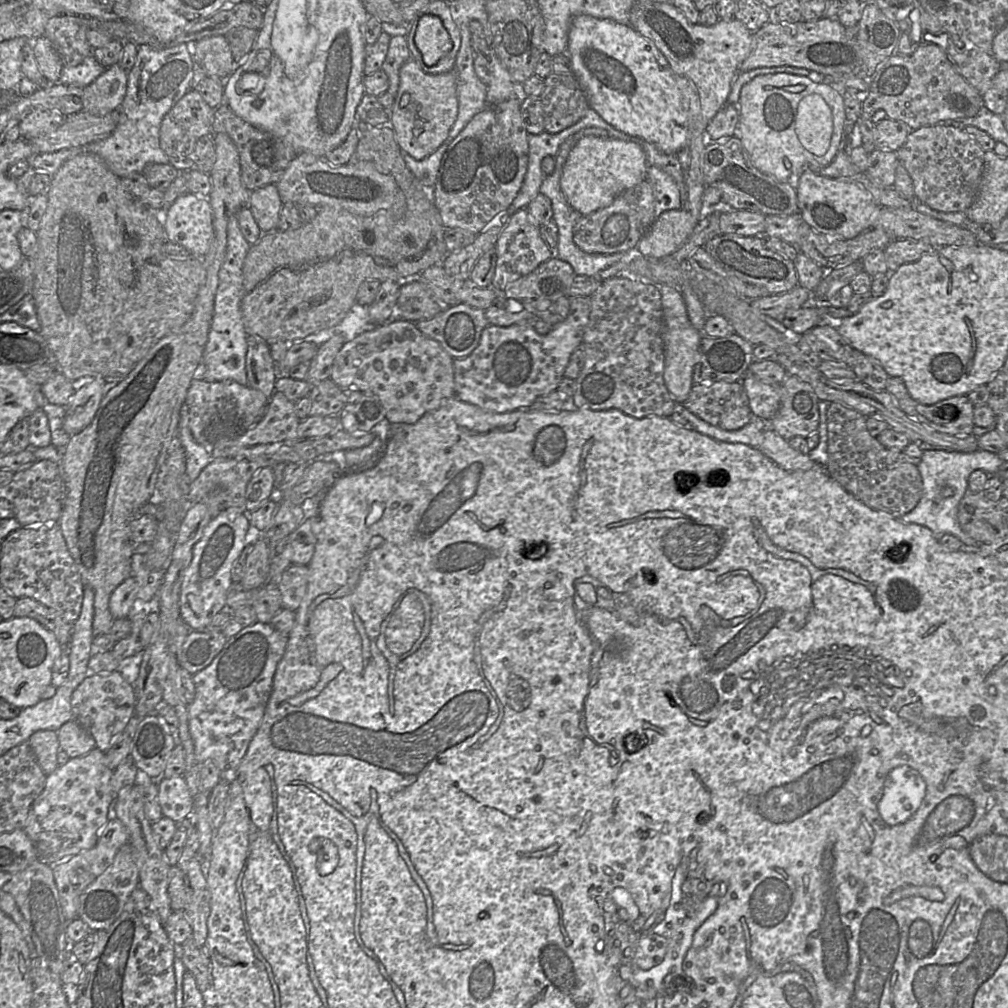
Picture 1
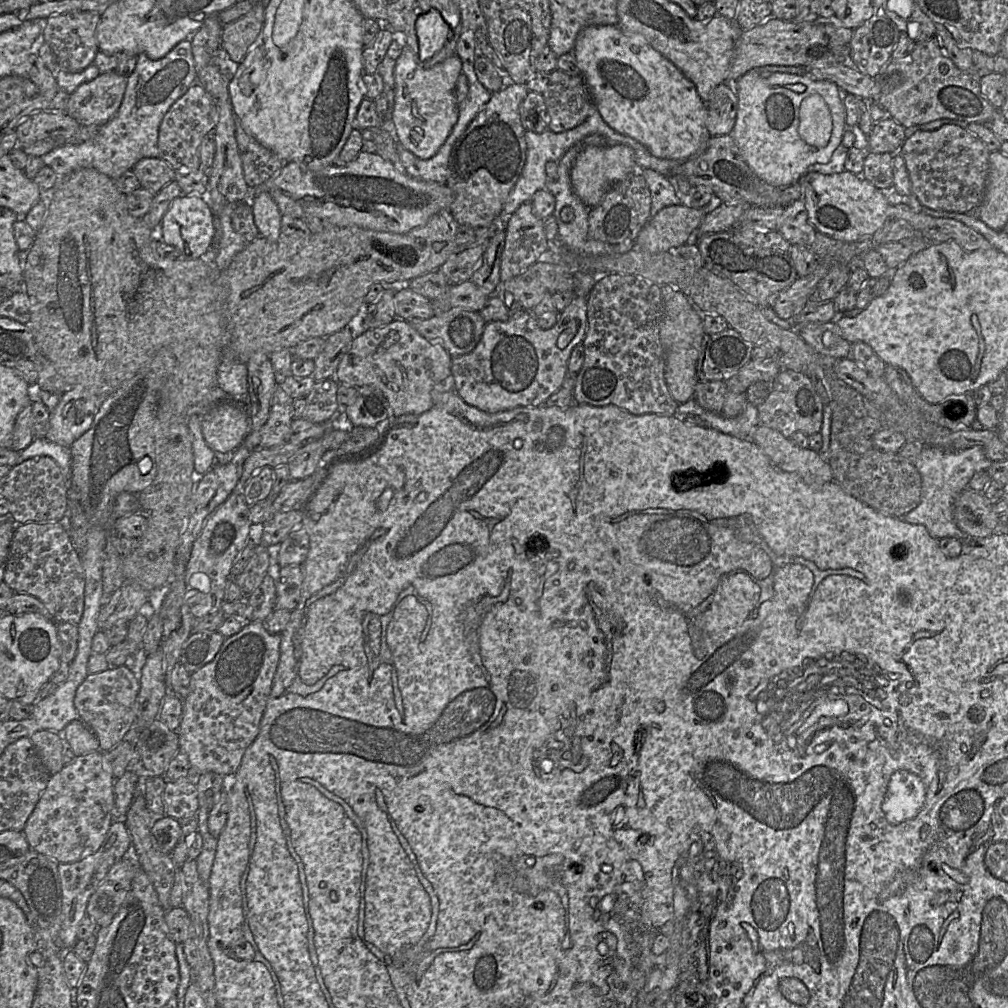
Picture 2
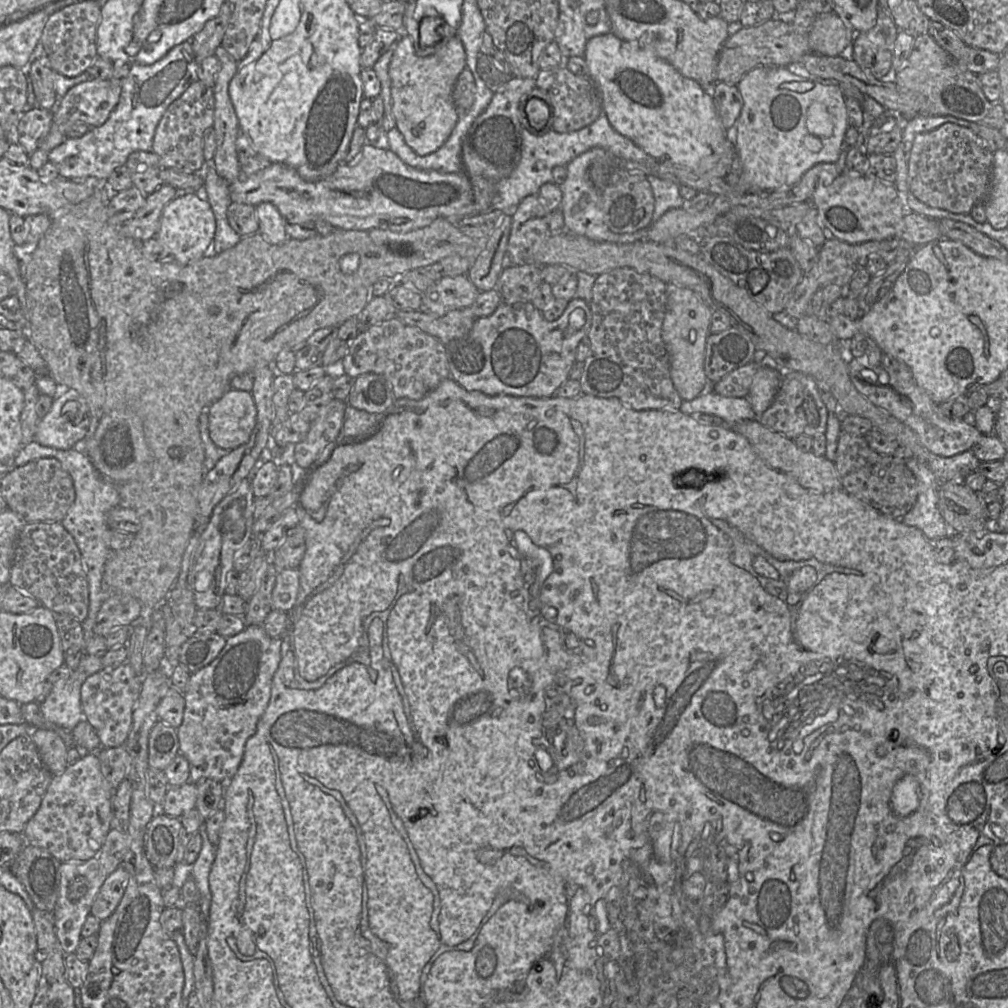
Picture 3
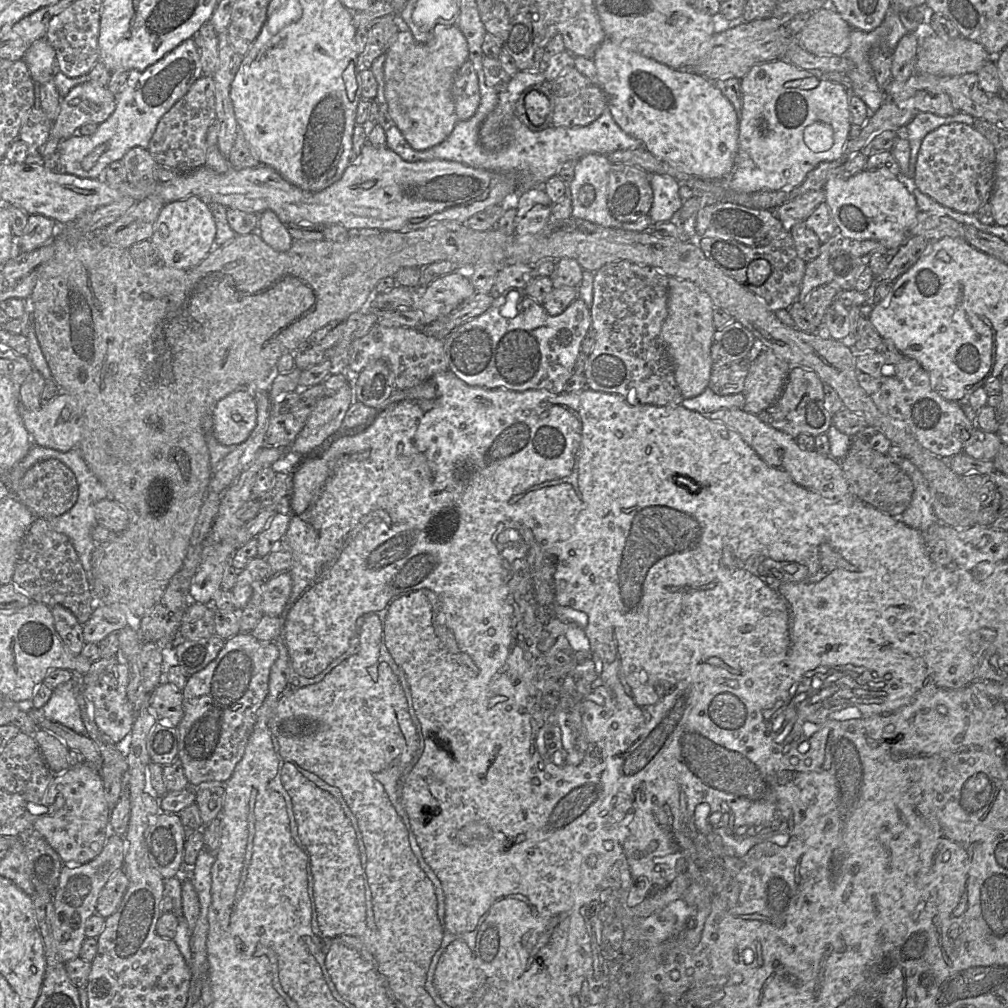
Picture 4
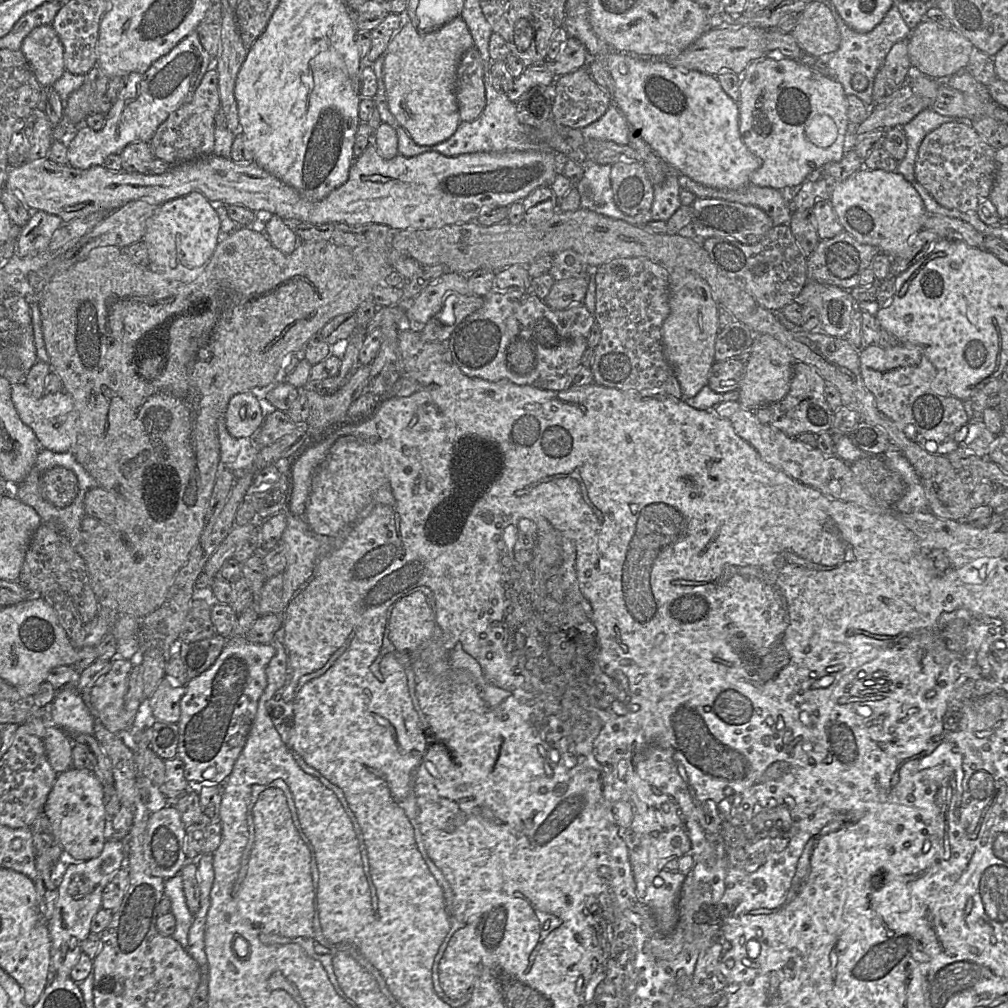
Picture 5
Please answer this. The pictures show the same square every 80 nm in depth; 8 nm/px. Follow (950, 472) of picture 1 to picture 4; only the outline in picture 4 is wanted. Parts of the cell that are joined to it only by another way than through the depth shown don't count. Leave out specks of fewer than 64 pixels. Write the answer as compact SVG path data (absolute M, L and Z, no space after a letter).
M904 458L897 464L911 478L914 491L908 507L901 514L893 517L909 527L924 531L932 524L938 522L932 507L928 483L920 470L908 458Z

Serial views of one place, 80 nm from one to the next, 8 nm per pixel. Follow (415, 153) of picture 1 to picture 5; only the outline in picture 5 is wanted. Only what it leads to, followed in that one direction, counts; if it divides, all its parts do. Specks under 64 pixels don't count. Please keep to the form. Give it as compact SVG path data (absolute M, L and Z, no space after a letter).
M460 16L432 32L416 29L409 21L392 37L384 53L383 63L388 107L398 126L404 128L417 145L434 146L448 140L456 132L461 122L455 94L457 69L463 55L473 46L469 28Z

